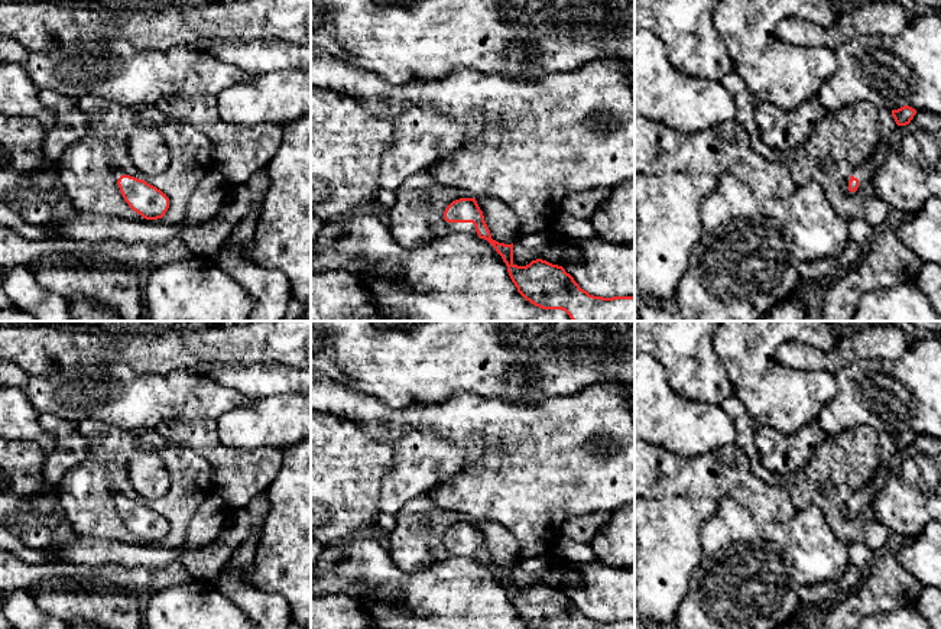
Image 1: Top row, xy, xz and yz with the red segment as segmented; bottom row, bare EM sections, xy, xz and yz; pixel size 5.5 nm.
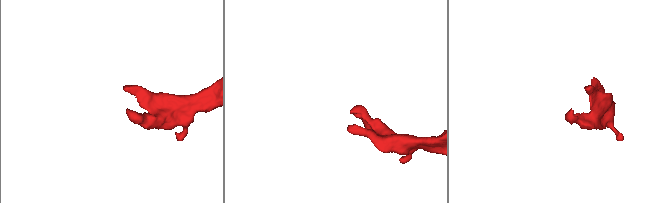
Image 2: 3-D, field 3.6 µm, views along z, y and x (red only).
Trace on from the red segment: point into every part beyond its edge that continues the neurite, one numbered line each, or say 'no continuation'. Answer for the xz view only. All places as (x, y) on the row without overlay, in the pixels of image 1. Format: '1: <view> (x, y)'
1: xz (454, 551)

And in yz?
1: yz (865, 493)

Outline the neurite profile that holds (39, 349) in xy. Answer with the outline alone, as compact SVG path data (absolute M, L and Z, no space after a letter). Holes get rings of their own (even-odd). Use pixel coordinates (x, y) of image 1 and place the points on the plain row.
M249 321L208 327L204 330L123 330L120 333L77 333L61 328L58 324L0 324L0 360L20 366L32 376L56 376L74 373L80 367L104 363L124 363L137 372L165 375L184 367L205 363L231 366L280 364L295 369L311 367L311 321Z

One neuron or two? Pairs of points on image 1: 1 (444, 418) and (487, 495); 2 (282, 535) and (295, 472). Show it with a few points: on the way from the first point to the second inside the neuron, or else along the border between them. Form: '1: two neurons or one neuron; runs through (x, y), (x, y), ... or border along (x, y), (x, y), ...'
1: one neuron; runs through (474, 422), (496, 425), (515, 444), (515, 464)
2: one neuron; runs through (295, 519), (295, 488)

